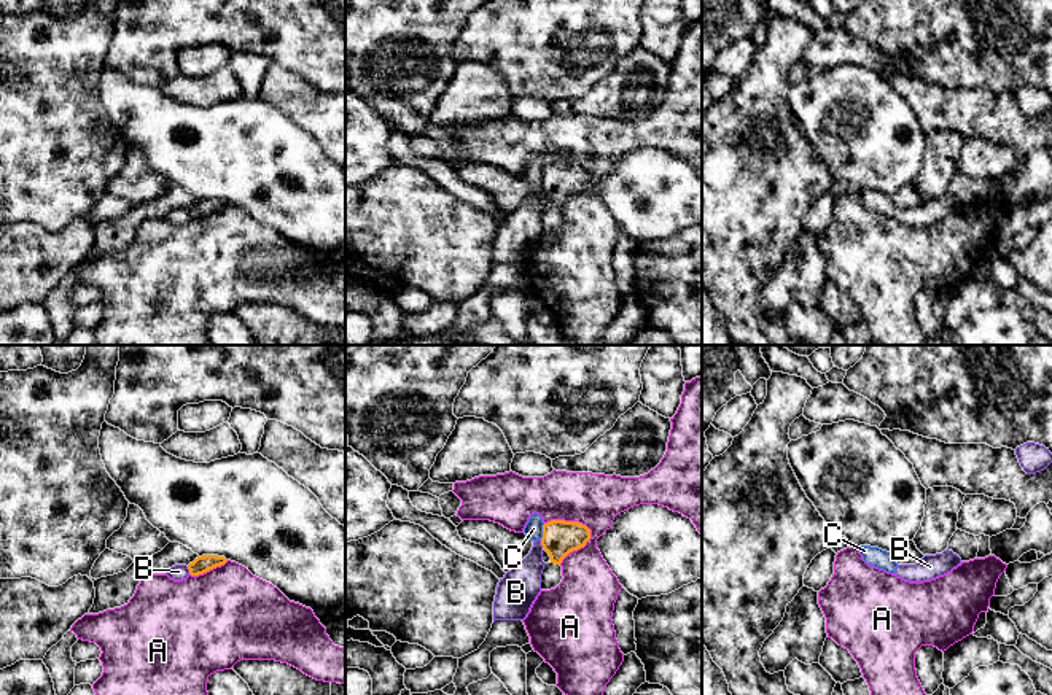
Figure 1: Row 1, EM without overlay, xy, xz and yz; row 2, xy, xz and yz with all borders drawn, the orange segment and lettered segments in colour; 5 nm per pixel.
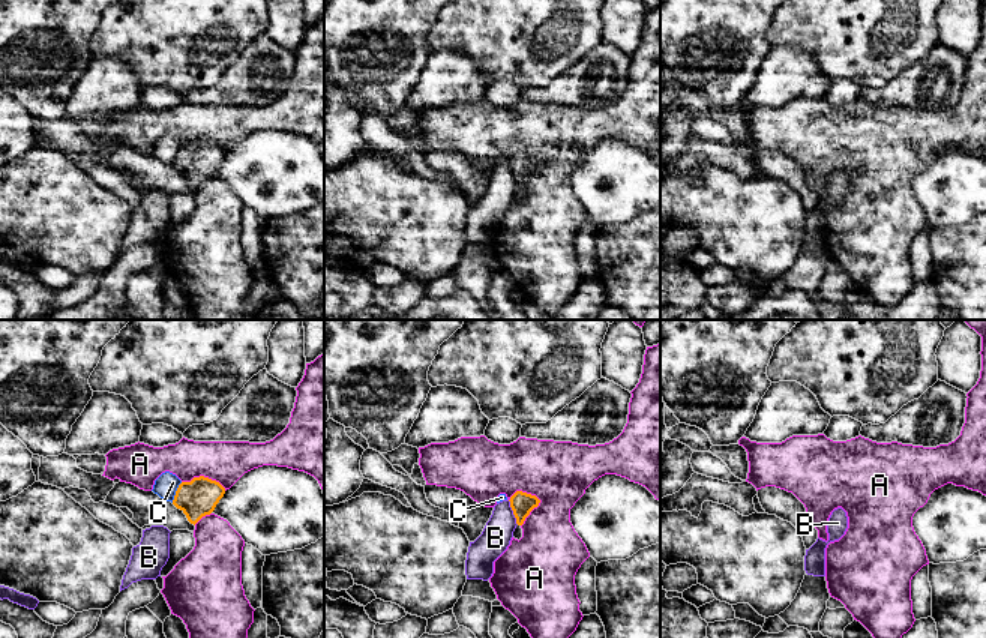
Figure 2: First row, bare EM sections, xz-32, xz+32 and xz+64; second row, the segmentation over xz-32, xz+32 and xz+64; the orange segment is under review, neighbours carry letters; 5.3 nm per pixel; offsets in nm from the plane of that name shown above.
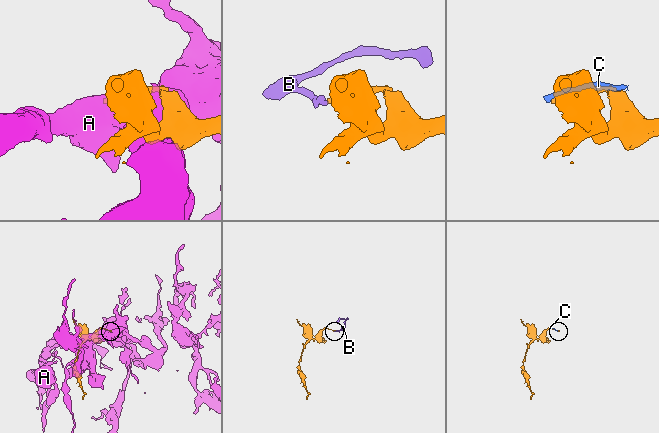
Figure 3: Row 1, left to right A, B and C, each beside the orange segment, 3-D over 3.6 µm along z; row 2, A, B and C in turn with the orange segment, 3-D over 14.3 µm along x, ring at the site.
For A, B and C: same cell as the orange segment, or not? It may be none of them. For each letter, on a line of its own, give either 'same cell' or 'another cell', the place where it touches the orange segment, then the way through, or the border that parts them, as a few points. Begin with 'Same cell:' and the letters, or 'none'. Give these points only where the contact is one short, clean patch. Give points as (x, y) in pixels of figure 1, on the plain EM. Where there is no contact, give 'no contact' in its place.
Same cell: none
A: another cell | xz (581, 190)
B: another cell | xz (541, 188) | along xz (540, 183), (543, 191)
C: another cell | xz (543, 175)

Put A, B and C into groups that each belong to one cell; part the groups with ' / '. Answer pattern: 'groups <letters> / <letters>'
groups A / B C

